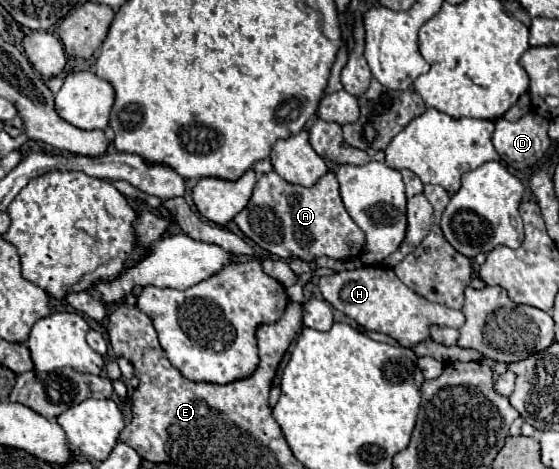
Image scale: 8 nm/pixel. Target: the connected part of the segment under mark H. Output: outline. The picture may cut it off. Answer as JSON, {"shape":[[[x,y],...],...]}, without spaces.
{"shape":[[[384,265],[360,267],[354,271],[336,271],[334,275],[320,277],[318,289],[334,309],[342,311],[360,327],[368,331],[386,333],[398,339],[404,347],[412,347],[420,341],[430,339],[428,335],[430,325],[448,325],[458,329],[464,323],[462,311],[426,301],[424,297],[416,295],[412,289],[402,285],[402,281],[394,275],[394,271]]]}

